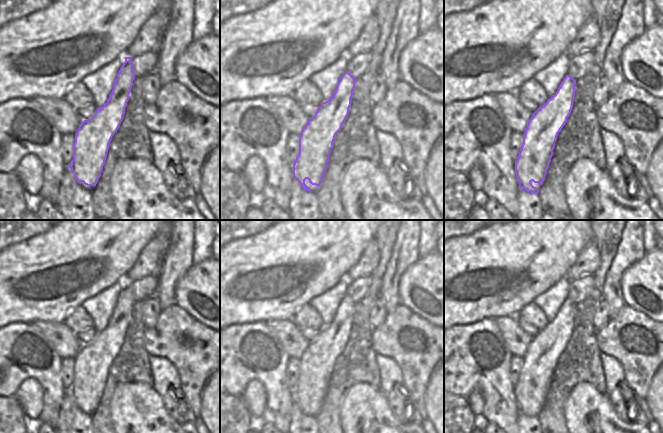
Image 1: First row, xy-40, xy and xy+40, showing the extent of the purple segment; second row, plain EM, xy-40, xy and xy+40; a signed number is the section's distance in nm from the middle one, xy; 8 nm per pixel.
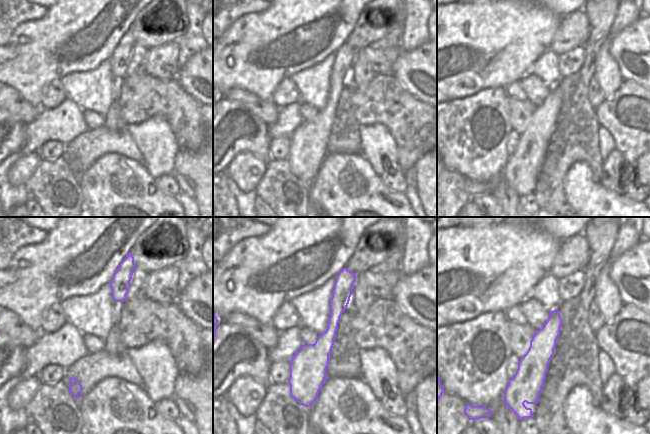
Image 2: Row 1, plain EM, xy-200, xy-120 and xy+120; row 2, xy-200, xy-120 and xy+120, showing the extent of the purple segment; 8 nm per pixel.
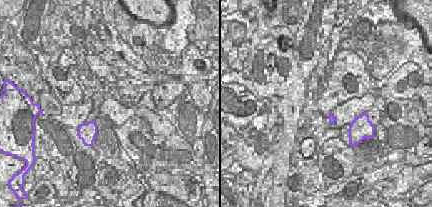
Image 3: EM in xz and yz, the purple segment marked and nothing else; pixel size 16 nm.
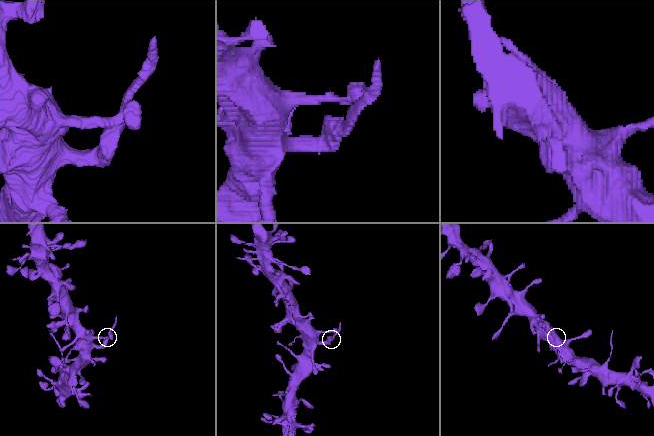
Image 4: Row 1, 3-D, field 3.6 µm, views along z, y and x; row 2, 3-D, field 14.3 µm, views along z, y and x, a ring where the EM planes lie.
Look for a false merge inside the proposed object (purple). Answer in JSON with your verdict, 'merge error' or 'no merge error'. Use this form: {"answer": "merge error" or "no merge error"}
{"answer": "merge error"}

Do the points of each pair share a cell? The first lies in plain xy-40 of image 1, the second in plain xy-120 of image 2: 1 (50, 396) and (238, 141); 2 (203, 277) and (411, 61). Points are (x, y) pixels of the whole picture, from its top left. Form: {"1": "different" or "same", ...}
{"1": "same", "2": "same"}

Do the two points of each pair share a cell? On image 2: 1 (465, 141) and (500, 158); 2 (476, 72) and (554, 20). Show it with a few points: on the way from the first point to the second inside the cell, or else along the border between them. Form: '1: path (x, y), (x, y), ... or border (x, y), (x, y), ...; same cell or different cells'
1: path (474, 146), (485, 157), (491, 158); same cell
2: path (495, 56), (517, 34), (535, 27); same cell

